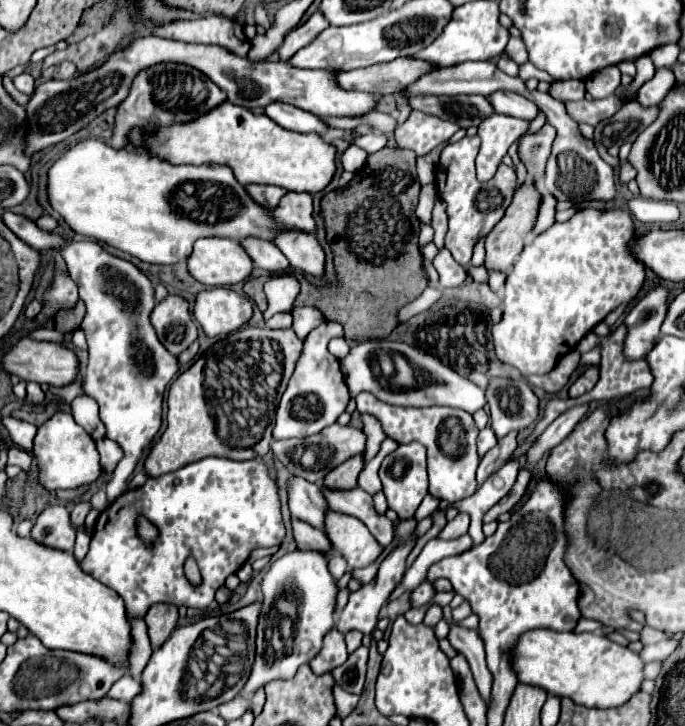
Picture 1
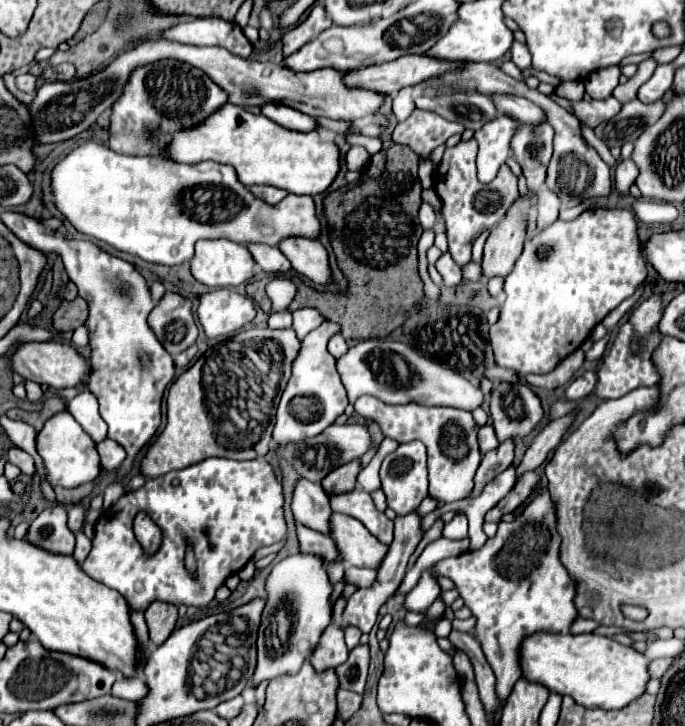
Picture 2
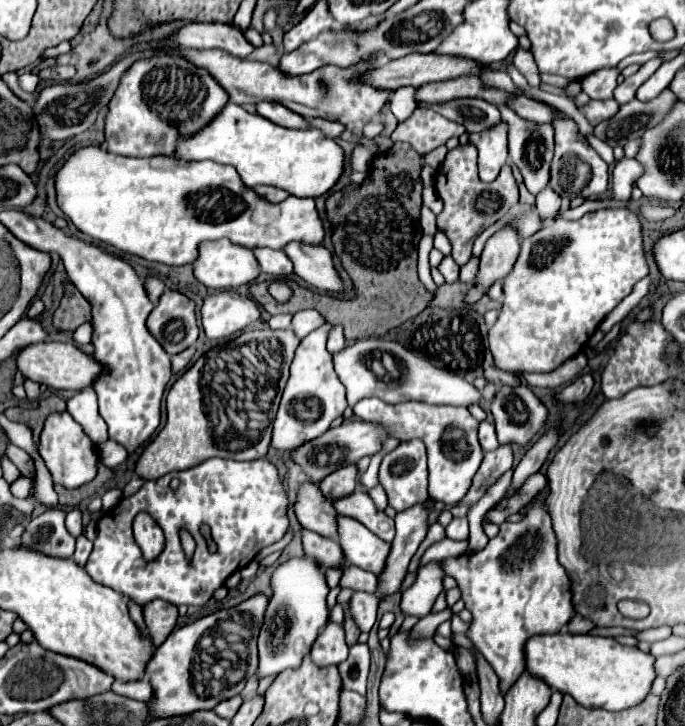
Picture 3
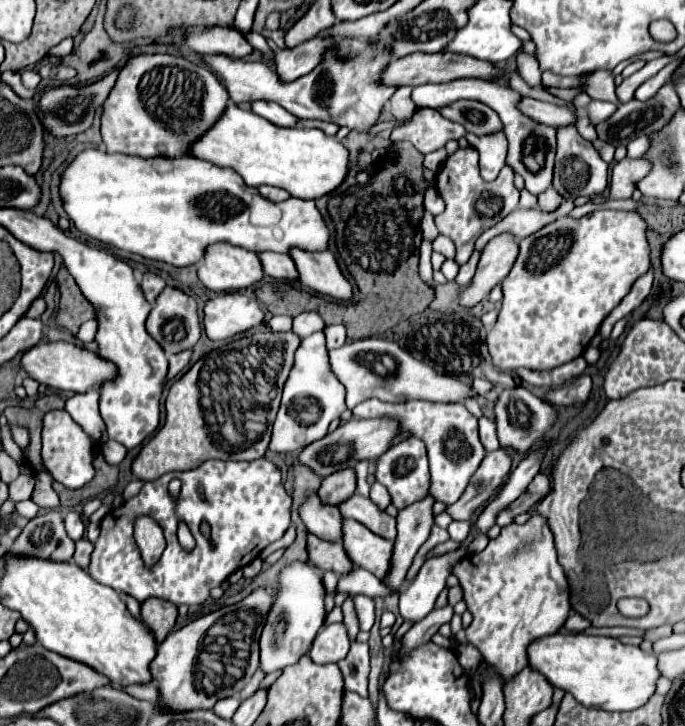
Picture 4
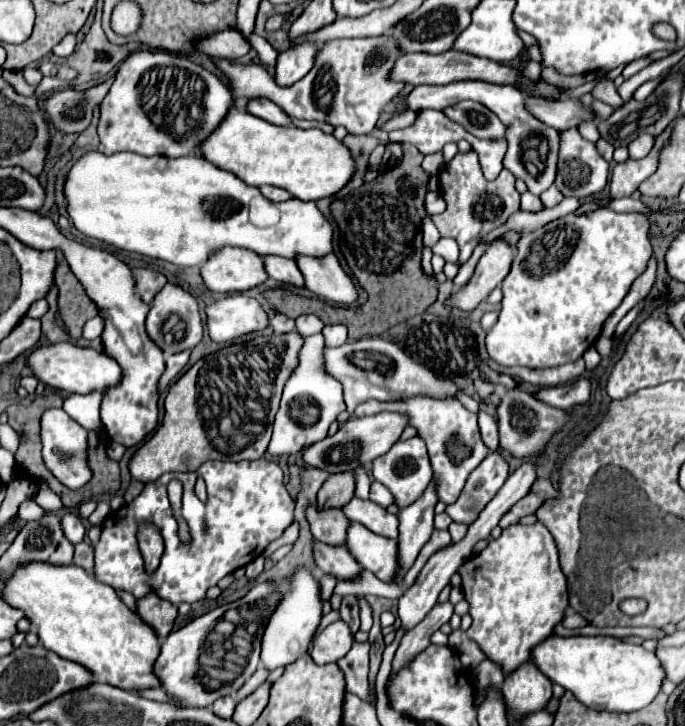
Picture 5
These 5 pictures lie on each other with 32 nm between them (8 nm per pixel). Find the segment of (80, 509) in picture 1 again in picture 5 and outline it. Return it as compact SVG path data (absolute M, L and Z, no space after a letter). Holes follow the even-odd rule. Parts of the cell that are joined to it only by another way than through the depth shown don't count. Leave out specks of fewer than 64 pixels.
M74 512L64 514L64 516L62 516L62 528L64 528L66 538L68 538L72 544L78 544L78 542L84 540L86 528L84 528L84 524L82 524L82 520L80 520L78 514L74 514Z

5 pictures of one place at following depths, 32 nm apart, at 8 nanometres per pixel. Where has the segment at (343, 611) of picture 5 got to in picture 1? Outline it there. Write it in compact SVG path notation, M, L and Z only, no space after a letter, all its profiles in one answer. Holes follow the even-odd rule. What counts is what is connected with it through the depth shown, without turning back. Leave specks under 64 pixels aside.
M352 630L345 635L345 642L349 654L362 645L362 637L363 634L356 630Z

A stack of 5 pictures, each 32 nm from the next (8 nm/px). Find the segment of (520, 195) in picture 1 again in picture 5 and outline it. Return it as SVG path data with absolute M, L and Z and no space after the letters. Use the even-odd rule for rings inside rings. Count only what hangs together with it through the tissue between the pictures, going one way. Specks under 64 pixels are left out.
M504 238L492 240L492 244L488 244L484 256L478 262L474 276L464 288L454 292L450 304L458 306L464 312L474 310L482 300L488 298L488 294L498 284L502 284L502 280L510 272L512 260L514 260L514 246L510 246Z

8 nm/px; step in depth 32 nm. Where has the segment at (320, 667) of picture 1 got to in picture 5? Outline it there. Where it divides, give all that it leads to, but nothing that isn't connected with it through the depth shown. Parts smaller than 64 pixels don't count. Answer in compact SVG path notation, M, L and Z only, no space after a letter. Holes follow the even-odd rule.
M338 620L324 628L312 644L310 656L316 664L330 664L344 658L352 646L354 638L350 634L350 628L344 620Z

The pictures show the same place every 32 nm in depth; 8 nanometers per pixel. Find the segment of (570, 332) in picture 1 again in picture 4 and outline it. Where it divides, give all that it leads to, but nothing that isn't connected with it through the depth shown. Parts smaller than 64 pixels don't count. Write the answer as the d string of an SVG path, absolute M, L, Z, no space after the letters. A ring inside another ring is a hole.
M596 210L592 214L586 214L580 220L574 218L558 218L550 224L546 224L542 230L534 232L532 236L520 240L520 254L516 258L514 268L510 270L510 274L502 280L502 290L504 290L504 298L502 298L502 310L498 314L496 324L492 326L492 330L488 332L486 344L488 350L492 354L492 360L496 366L520 366L520 368L528 368L528 370L552 370L556 366L562 366L574 358L578 358L584 348L590 344L590 340L594 338L594 334L598 332L602 320L622 302L622 298L630 292L632 284L644 276L650 268L650 250L648 250L648 242L646 242L646 224L644 220L636 214L636 212L626 212L626 210Z

